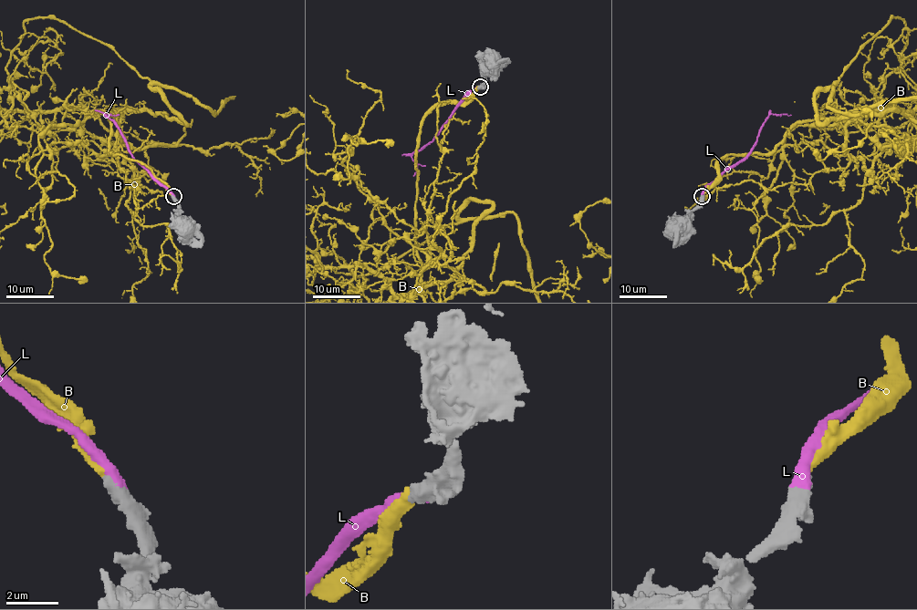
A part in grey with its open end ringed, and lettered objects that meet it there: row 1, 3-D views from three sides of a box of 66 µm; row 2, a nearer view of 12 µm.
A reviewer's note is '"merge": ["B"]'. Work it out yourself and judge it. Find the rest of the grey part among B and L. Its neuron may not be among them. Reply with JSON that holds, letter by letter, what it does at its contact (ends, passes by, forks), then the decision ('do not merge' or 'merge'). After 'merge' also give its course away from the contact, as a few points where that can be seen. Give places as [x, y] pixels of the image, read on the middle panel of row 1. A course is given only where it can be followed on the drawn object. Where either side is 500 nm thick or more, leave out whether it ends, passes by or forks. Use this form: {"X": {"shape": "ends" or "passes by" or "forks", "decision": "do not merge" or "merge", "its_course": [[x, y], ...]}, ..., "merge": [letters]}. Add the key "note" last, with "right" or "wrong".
{"B": {"decision": "do not merge"}, "L": {"decision": "merge"}, "merge": ["L"], "note": "wrong"}

